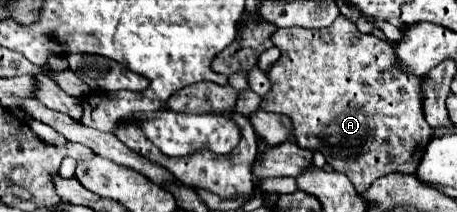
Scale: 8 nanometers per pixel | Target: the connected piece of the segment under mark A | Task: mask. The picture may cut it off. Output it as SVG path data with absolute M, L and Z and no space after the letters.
M337 17L337 21L325 29L277 29L271 39L275 47L279 47L281 57L265 73L271 91L261 97L261 107L291 119L291 135L299 147L305 149L305 145L313 145L315 151L321 151L327 163L335 171L345 173L359 193L363 193L375 179L389 173L415 173L433 133L423 117L423 105L419 105L419 81L423 79L407 77L407 73L395 69L395 53L391 53L387 41L371 33L359 33L359 29L345 17Z

